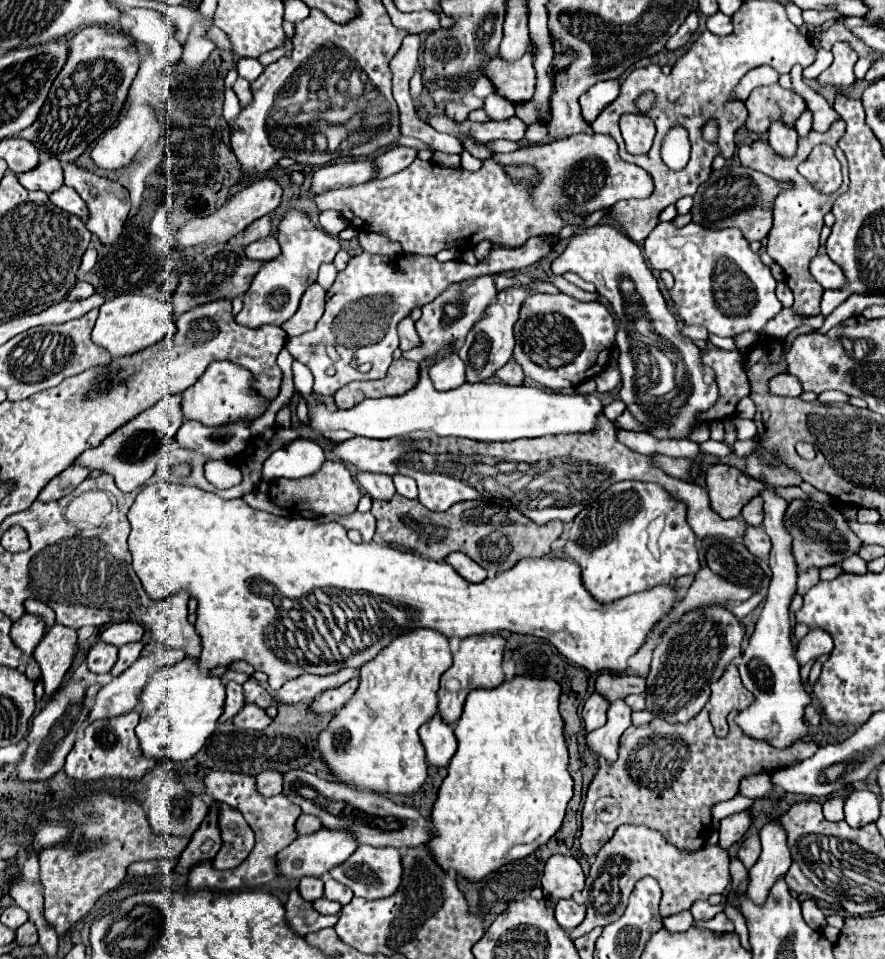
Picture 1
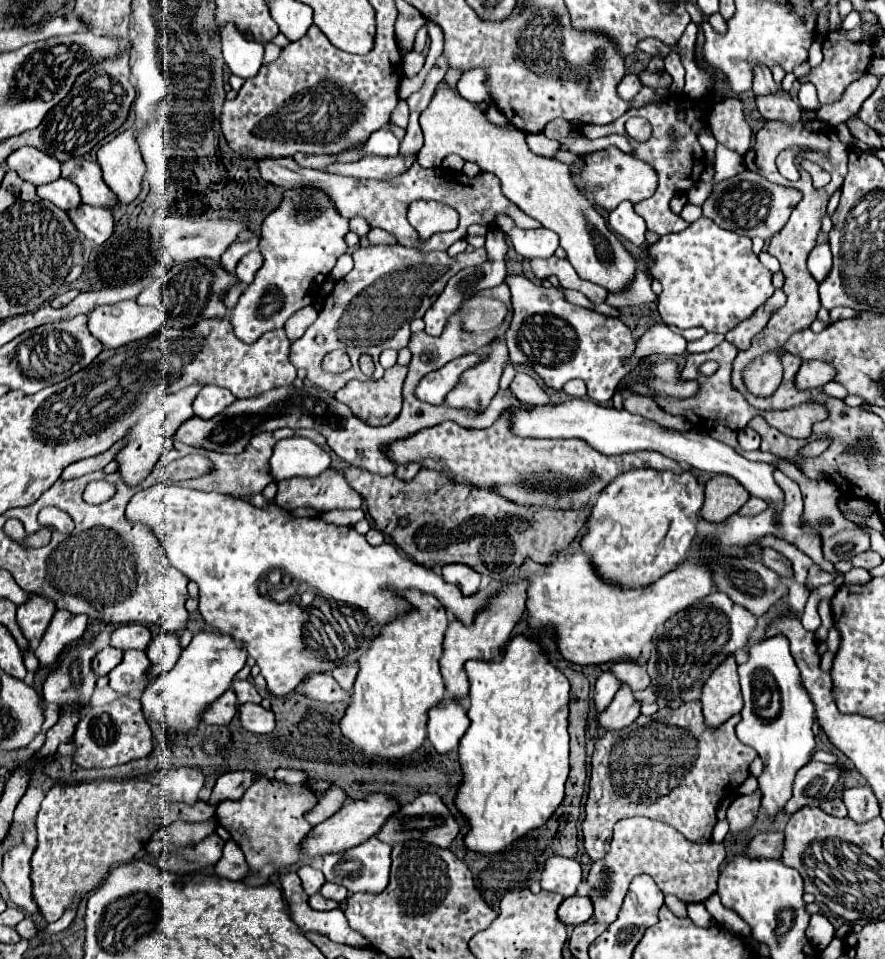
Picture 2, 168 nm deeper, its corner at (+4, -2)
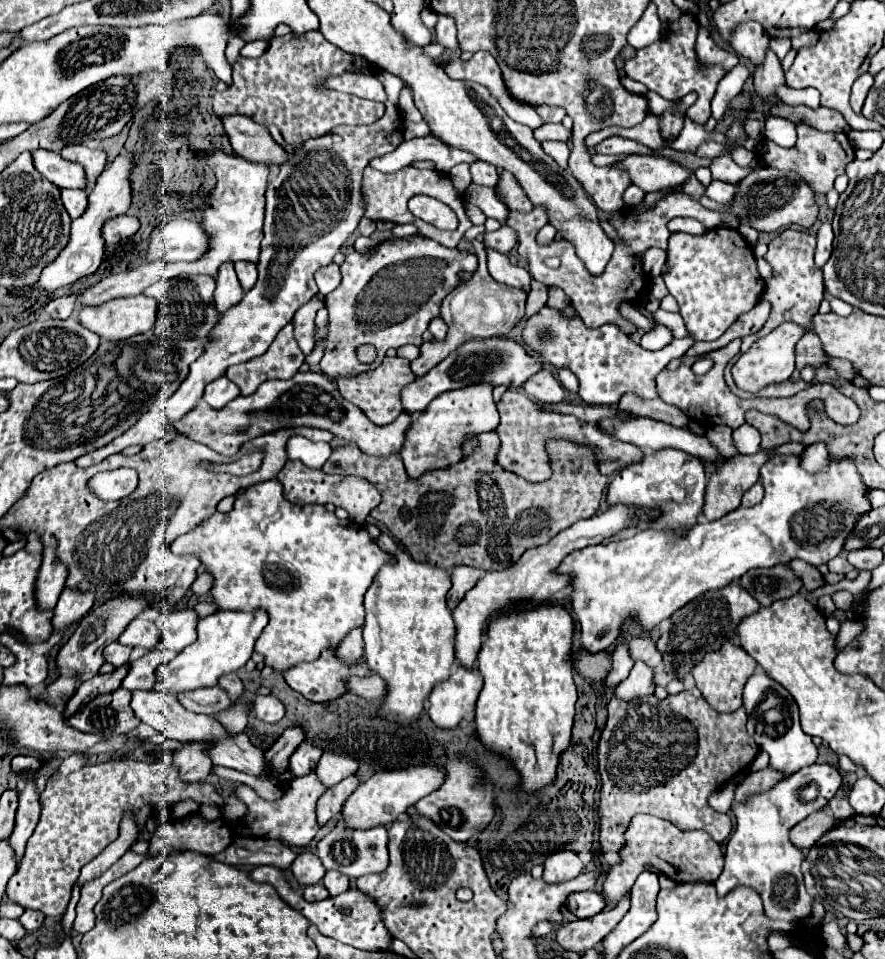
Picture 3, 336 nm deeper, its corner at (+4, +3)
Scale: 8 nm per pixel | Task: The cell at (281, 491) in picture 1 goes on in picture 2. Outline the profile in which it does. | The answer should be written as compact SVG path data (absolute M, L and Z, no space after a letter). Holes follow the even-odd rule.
M326 469L326 473L320 473L318 477L290 477L278 481L276 503L284 509L360 509L364 497L344 481L340 471Z

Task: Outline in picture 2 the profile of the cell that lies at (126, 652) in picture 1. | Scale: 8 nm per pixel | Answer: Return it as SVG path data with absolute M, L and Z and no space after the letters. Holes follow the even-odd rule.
M126 651L122 663L112 669L110 677L110 687L116 693L128 695L132 691L142 691L150 681L148 681L148 669L150 669L150 661L146 657L144 651Z

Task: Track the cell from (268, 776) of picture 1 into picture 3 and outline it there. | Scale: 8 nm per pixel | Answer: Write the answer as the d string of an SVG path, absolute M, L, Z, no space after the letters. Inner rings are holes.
M302 742L296 752L290 756L290 772L294 776L306 776L308 772L314 772L318 760L322 756L322 750L308 744L308 742Z

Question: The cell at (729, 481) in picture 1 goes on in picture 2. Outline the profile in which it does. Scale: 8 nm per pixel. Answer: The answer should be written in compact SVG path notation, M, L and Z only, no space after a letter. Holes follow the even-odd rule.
M714 475L706 483L706 501L700 515L706 521L722 523L734 515L748 499L750 493L736 479L728 475Z

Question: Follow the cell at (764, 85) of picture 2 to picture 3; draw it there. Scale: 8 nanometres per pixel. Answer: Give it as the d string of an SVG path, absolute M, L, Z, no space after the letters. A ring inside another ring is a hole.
M748 22L748 24L740 24L736 28L736 32L732 34L730 46L736 50L736 54L740 54L742 58L750 60L754 66L764 62L766 50L768 50L768 34L764 32L764 28L758 22Z

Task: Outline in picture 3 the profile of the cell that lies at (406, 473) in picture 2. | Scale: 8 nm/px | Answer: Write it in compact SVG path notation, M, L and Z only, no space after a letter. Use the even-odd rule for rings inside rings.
M476 384L460 390L448 390L428 404L428 408L418 416L412 416L412 426L406 434L404 448L400 452L406 472L416 478L426 470L444 468L456 464L462 458L460 444L468 434L490 432L498 424L498 410L492 398L492 384Z

